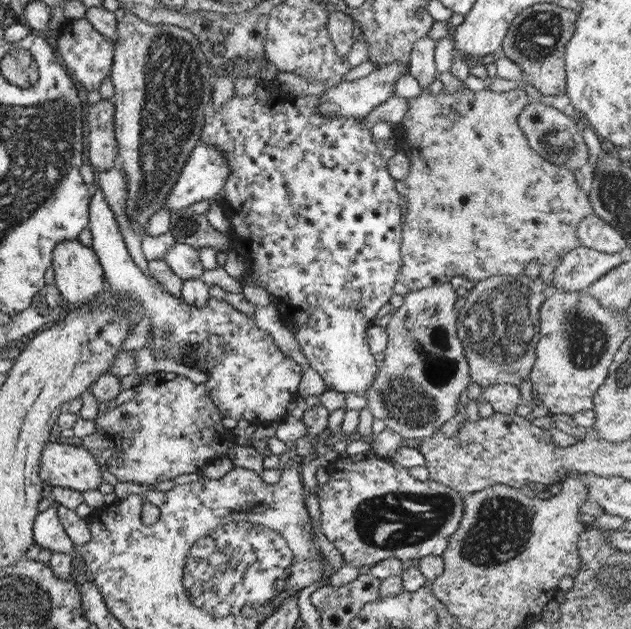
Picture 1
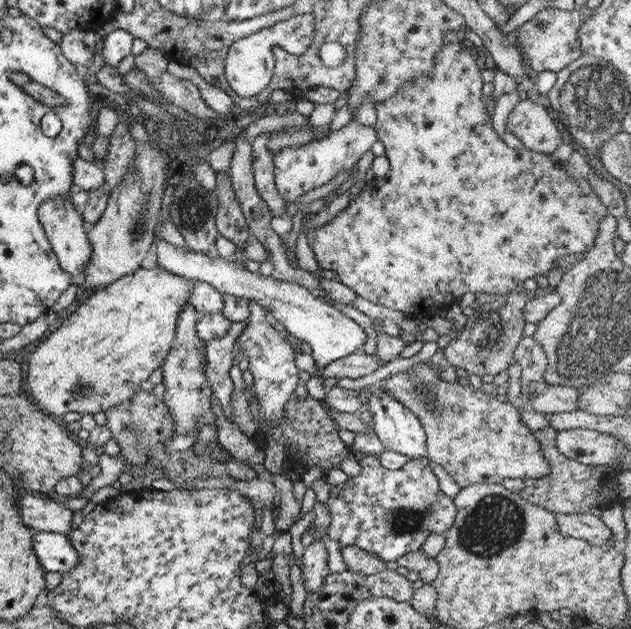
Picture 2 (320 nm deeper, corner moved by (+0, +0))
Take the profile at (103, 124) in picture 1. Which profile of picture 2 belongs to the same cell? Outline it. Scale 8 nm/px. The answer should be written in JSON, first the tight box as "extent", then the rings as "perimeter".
{"extent":[102,124,135,189],"perimeter":[[[118,124],[108,137],[108,149],[102,164],[105,186],[109,189],[123,180],[128,164],[132,162],[135,151],[135,141],[126,131],[123,124]]]}

